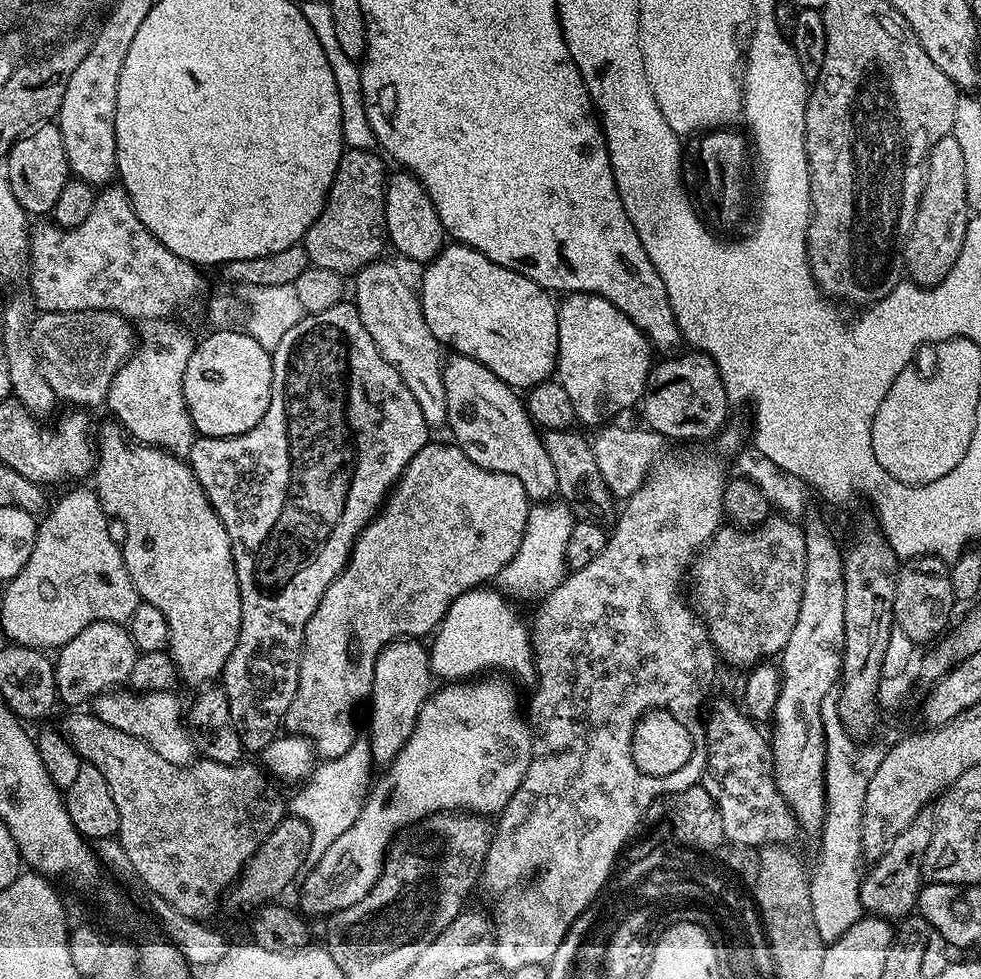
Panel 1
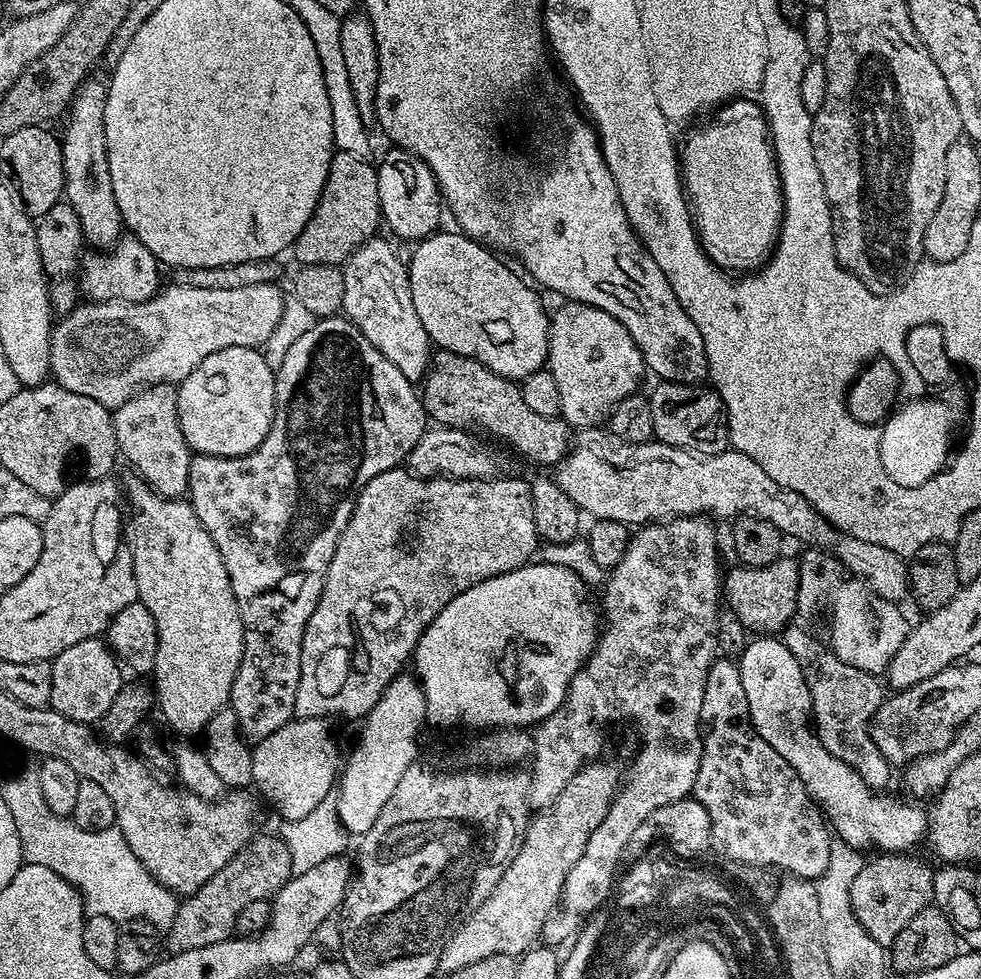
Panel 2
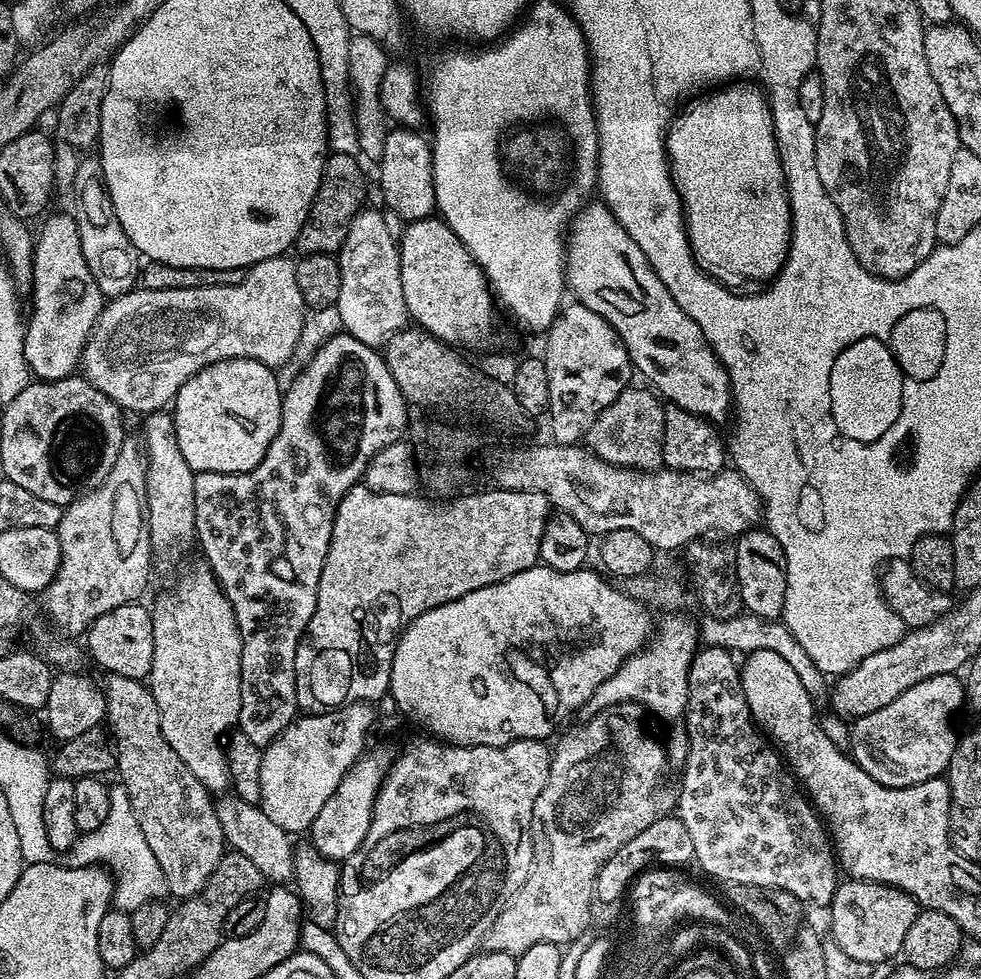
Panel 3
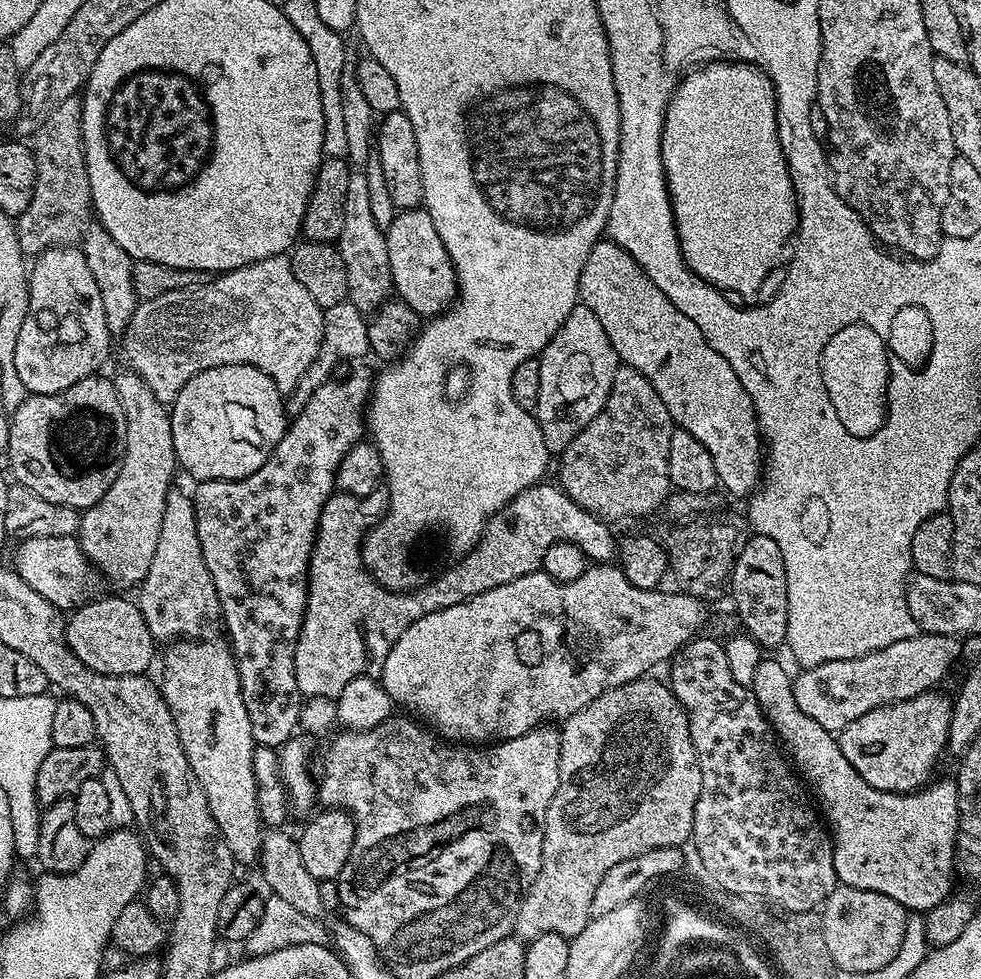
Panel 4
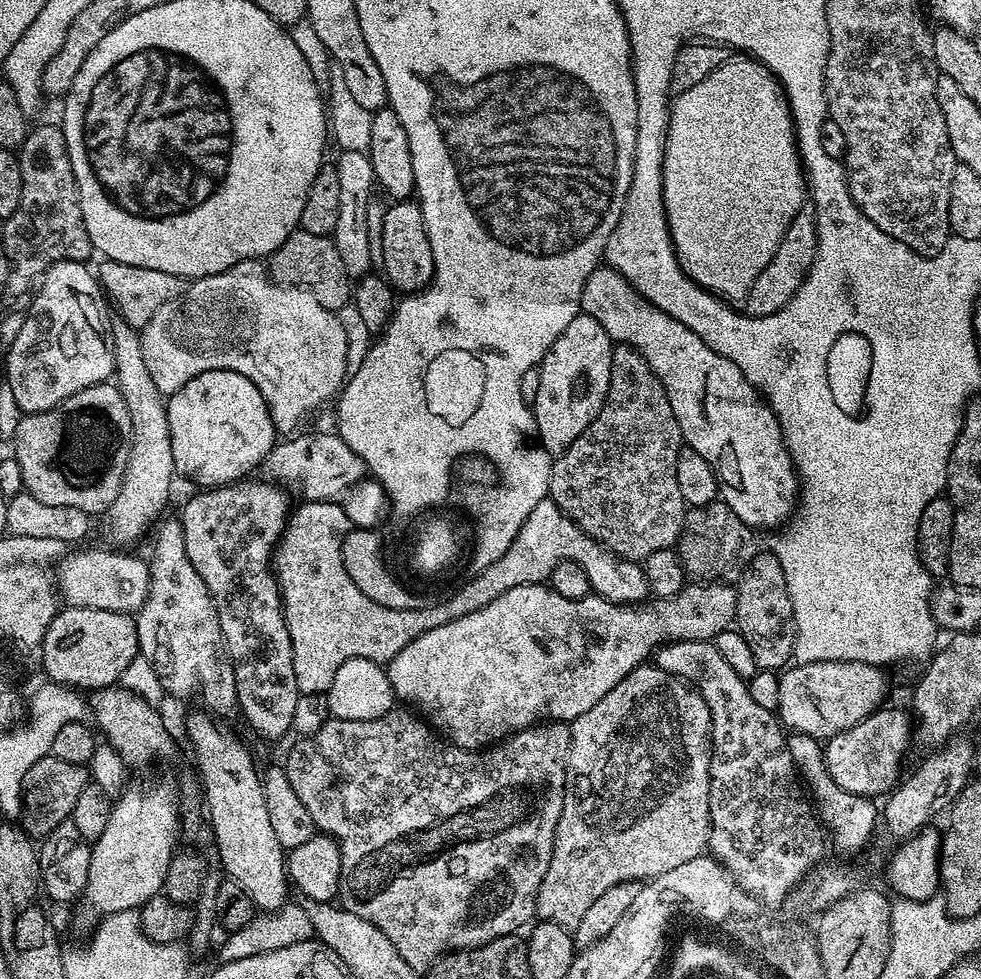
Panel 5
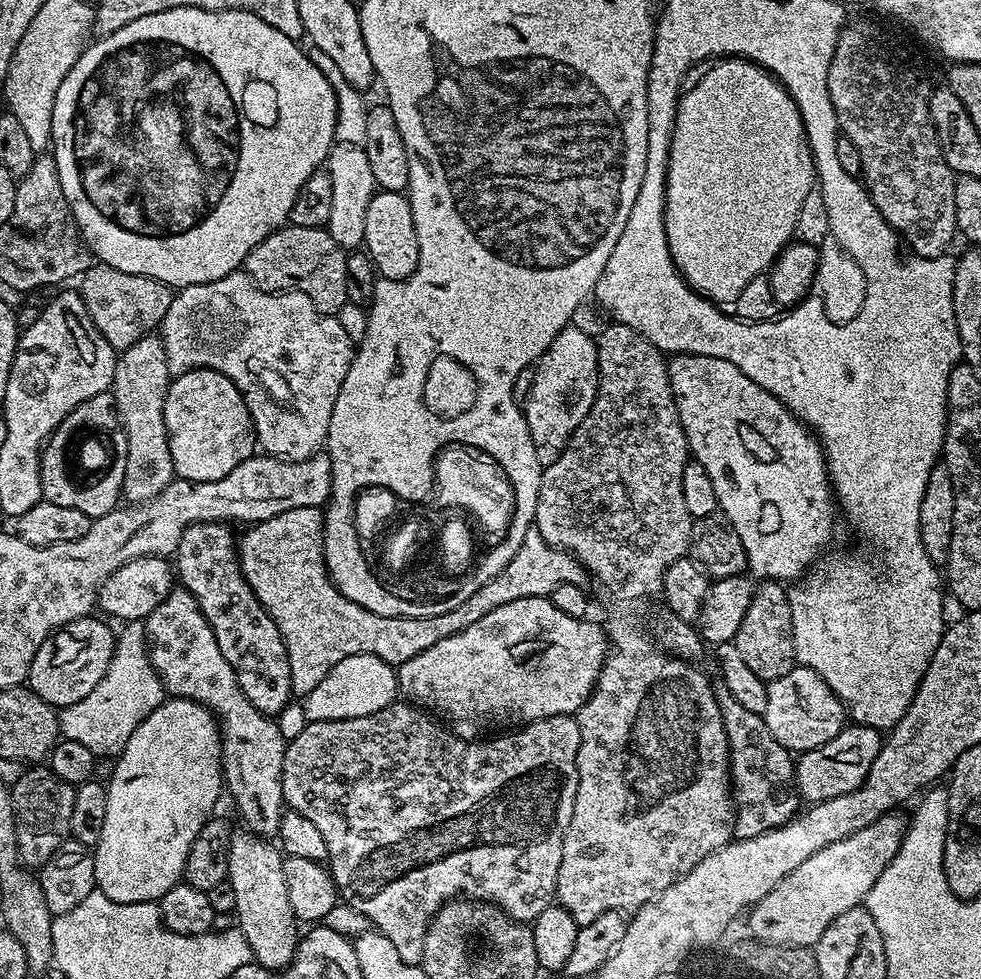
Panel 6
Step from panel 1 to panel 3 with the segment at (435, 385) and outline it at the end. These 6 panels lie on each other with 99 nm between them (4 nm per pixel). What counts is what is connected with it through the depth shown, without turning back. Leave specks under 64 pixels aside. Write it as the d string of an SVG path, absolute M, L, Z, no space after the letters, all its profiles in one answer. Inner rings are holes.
M371 206L365 207L348 227L346 242L338 253L342 290L338 290L335 304L344 323L343 331L377 350L383 349L388 339L404 329L410 320L406 298L402 294L398 240L394 232L392 236L384 221L385 213L381 212L375 212Z

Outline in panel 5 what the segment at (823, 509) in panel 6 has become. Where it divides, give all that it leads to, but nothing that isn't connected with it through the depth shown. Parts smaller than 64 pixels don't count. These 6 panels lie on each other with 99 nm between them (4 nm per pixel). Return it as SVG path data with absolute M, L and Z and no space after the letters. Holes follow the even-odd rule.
M595 268L590 278L586 278L580 306L583 315L598 318L598 322L602 322L602 330L606 330L608 337L616 344L628 344L638 354L642 354L642 358L646 358L650 370L654 370L658 382L662 382L666 390L670 410L674 410L674 418L680 427L681 441L702 454L706 462L710 462L720 487L719 499L751 529L779 529L791 517L798 503L796 468L792 465L792 455L784 445L778 418L756 387L744 377L742 370L738 370L738 366L734 366L730 358L710 350L710 346L706 346L706 342L702 342L702 338L694 334L694 330L682 326L682 322L658 310L658 306L634 291L631 282L622 278L622 274L618 274L618 270L613 268Z

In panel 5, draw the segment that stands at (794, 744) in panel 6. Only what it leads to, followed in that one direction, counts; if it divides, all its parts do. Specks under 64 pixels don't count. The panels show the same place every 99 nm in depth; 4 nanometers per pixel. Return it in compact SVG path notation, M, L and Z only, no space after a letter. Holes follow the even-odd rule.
M845 660L797 663L795 667L779 673L780 685L775 707L781 725L789 733L827 742L830 737L850 730L850 726L865 720L885 703L888 680L884 677L883 667Z

